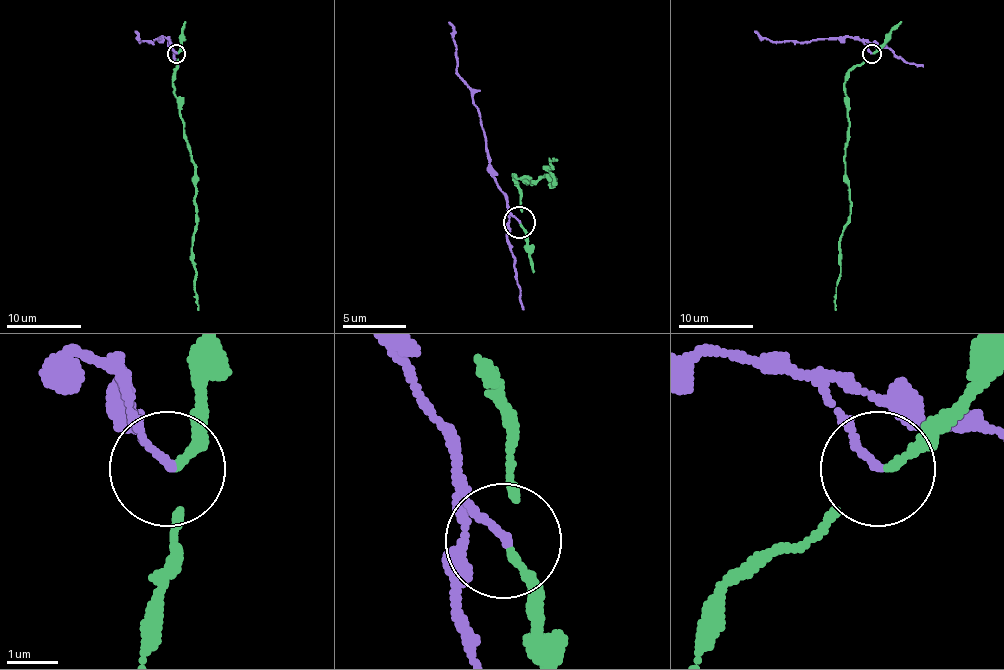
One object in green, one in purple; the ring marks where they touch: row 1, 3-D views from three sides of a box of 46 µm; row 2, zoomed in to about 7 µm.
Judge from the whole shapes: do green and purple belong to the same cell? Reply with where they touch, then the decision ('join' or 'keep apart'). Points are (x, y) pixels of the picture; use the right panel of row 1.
at (871, 53); keep apart

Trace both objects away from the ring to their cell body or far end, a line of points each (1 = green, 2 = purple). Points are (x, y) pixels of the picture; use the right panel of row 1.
1: (872, 54), (853, 69), (844, 84), (849, 132), (844, 158), (851, 203), (849, 222), (840, 239), (836, 310)
2: (872, 54), (853, 37), (793, 43), (761, 39), (754, 31)

